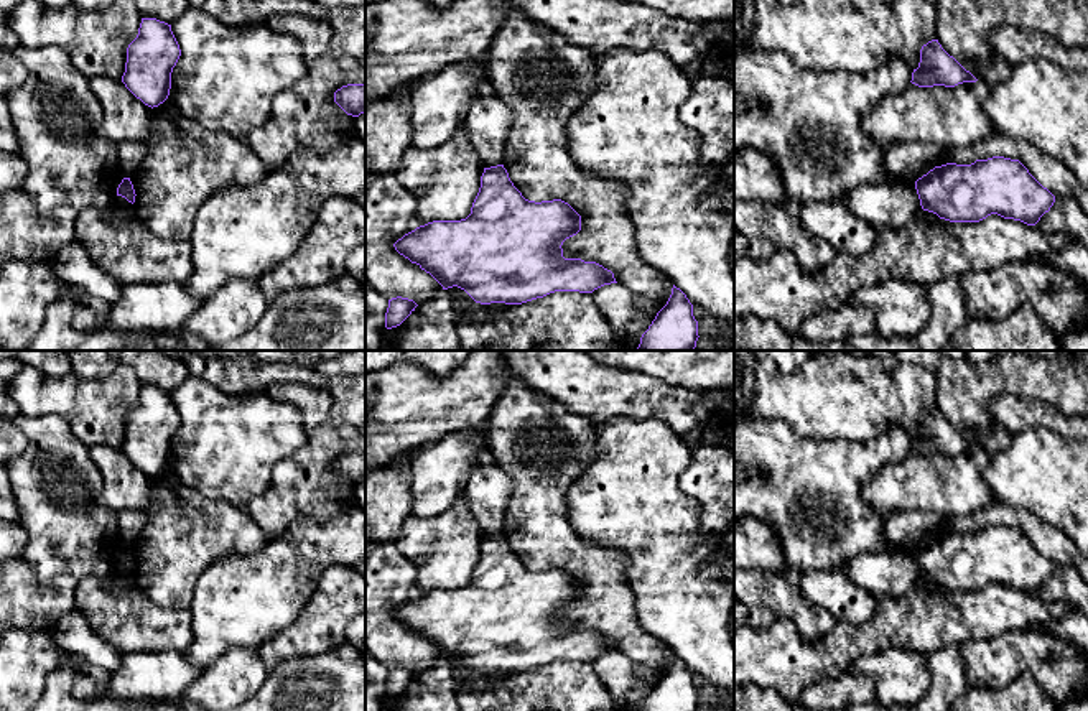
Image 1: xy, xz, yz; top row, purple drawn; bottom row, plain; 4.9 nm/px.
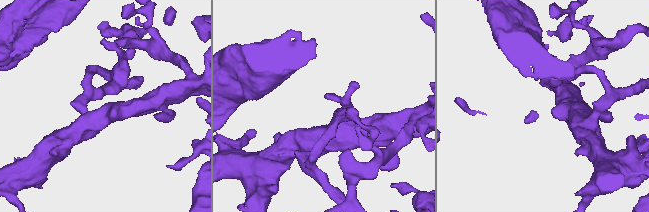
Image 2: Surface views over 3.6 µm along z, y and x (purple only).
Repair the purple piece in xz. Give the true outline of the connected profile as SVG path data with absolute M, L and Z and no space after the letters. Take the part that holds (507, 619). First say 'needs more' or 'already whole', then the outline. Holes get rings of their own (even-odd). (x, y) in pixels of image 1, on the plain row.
already whole; M504 533L484 537L481 556L472 571L471 583L461 589L433 589L398 607L395 619L430 642L443 658L458 655L476 672L522 673L543 667L555 660L593 662L594 658L617 652L614 642L596 630L565 627L563 611L581 599L581 584L565 569L528 569L514 555Z

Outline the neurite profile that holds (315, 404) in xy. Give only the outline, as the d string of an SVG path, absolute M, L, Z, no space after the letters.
M275 383L265 388L270 398L290 403L301 413L306 430L313 430L329 421L332 395L321 387L305 383Z

